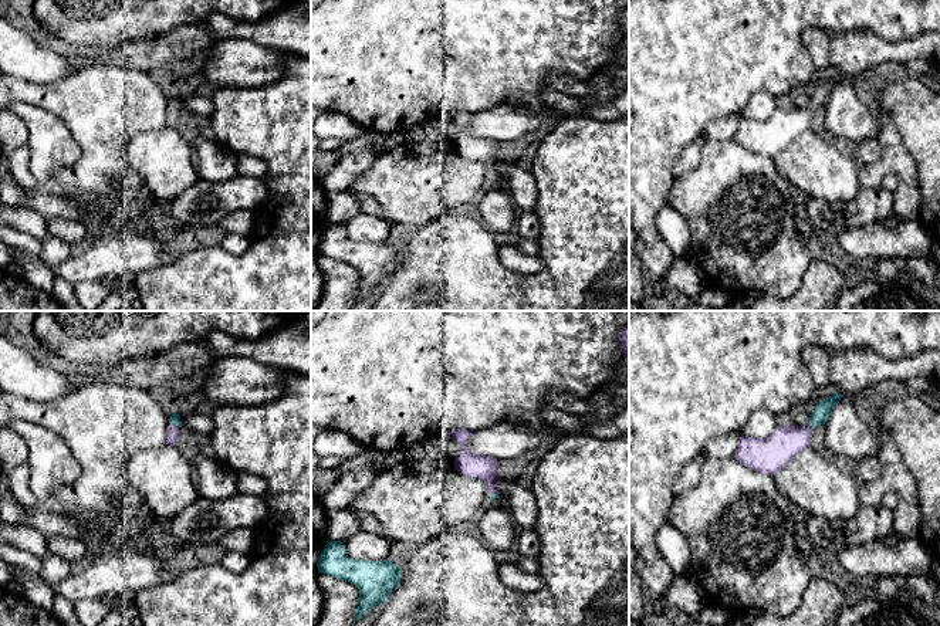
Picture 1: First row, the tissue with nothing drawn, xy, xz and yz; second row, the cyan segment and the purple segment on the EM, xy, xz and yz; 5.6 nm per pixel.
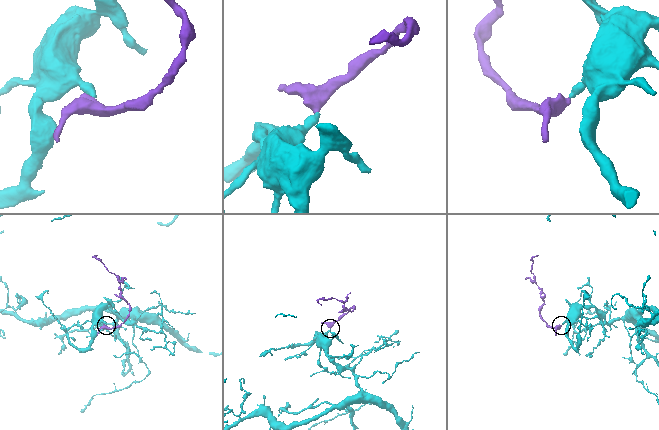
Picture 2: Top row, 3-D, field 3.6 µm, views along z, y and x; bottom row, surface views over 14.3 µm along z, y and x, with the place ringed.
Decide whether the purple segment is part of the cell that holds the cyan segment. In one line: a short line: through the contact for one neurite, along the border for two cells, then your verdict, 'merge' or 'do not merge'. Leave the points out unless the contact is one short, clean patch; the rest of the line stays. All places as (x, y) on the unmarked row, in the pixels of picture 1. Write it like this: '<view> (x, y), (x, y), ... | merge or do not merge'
xy (175, 101), (175, 107), (171, 118) | merge

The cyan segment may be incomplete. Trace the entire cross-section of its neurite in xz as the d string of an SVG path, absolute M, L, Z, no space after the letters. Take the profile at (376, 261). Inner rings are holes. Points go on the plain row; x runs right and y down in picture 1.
M329 223L318 238L318 254L349 264L359 271L354 305L373 288L385 287L389 277L400 267L402 250L388 240L361 243L346 237L341 223Z

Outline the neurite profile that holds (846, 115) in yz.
M842 78L825 105L825 126L836 138L859 143L878 131L865 97L859 94L856 78Z

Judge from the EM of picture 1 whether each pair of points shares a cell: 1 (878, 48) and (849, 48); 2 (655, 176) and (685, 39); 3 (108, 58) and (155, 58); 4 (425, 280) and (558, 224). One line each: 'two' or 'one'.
1: one
2: one
3: one
4: one

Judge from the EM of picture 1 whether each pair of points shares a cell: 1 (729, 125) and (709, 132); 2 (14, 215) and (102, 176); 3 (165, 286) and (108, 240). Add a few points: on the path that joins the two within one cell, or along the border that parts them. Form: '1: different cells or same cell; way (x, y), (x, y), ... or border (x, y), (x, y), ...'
1: same cell; way (724, 128), (713, 131)
2: different cells; border (26, 207), (34, 209), (47, 222)
3: different cells; border (176, 260), (142, 270), (134, 277)

